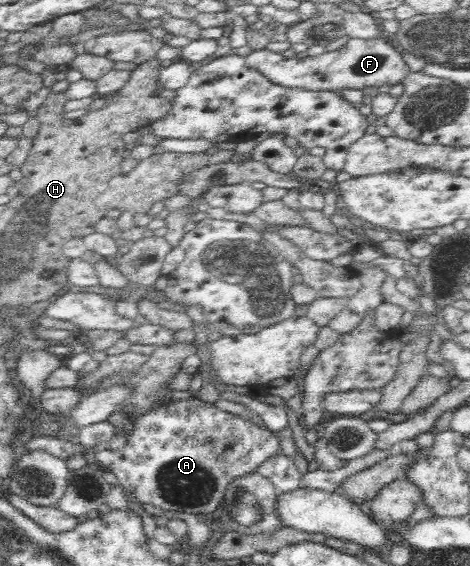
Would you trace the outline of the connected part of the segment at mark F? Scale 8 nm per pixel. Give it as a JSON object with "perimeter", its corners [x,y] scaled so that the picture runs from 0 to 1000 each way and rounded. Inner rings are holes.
{"perimeter":[[[819,64],[781,71],[745,67],[719,88],[694,90],[677,99],[651,99],[645,104],[609,102],[562,83],[523,97],[521,106],[530,118],[560,129],[562,136],[587,145],[587,150],[640,152],[653,159],[698,159],[715,164],[734,155],[768,159],[774,154],[836,152],[853,147],[868,129],[900,124],[911,111],[900,101],[889,104],[864,90],[857,97],[851,95]]]}

